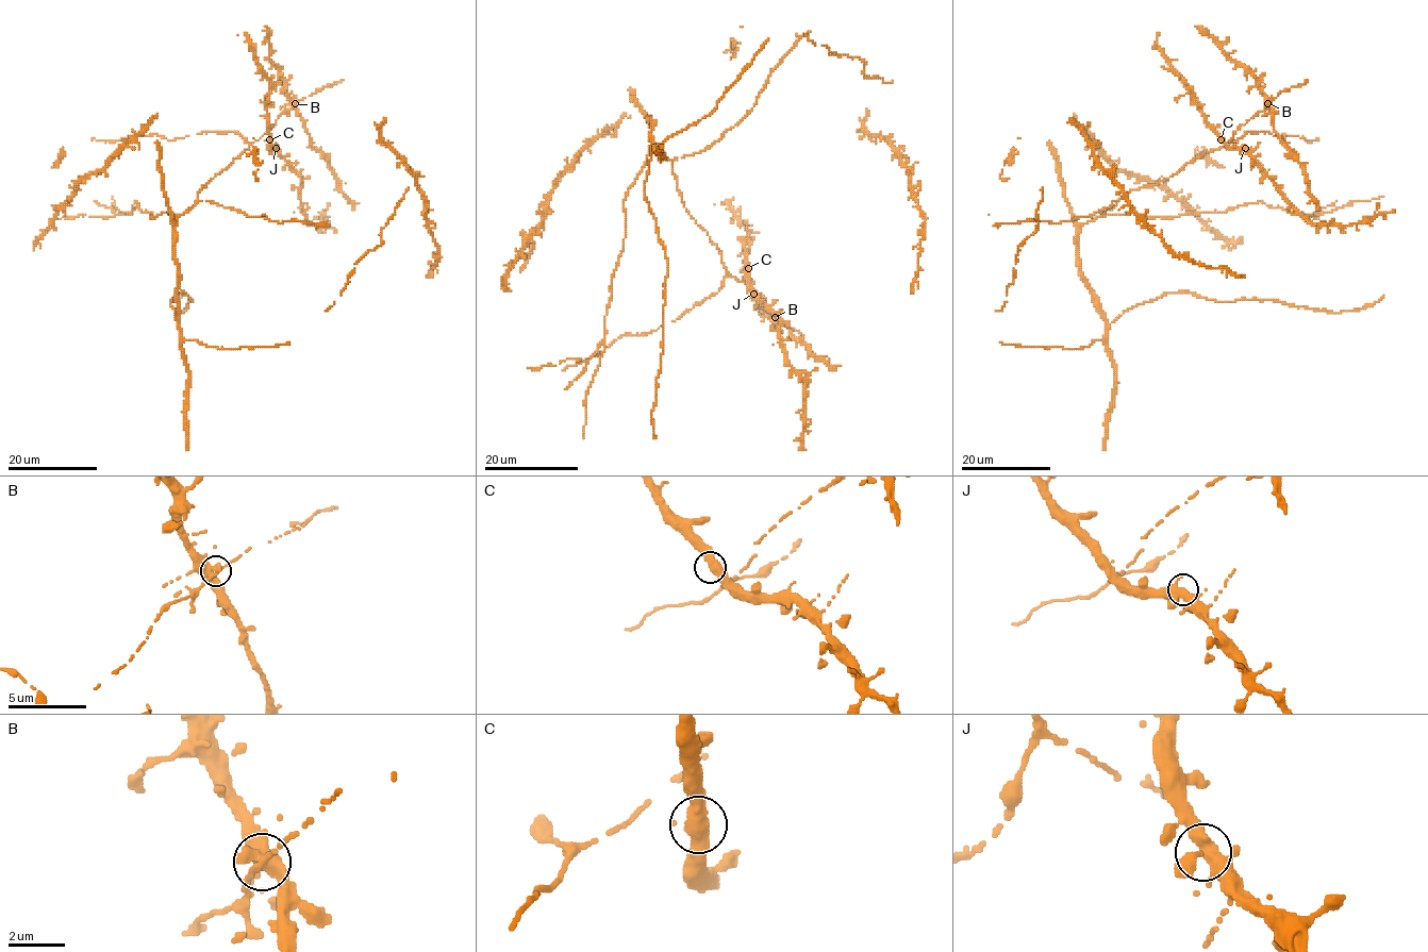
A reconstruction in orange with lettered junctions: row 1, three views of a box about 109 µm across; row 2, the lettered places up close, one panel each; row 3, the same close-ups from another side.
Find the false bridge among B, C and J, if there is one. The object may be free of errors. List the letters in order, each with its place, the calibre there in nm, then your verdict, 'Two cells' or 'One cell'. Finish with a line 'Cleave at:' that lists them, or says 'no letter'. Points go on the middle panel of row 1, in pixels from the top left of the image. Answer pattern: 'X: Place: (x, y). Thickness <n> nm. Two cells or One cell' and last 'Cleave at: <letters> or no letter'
B: Place: (775, 317). Thickness 340 nm. One cell
C: Place: (748, 268). Thickness 400 nm. One cell
J: Place: (753, 294). Thickness 360 nm. One cell
Cleave at: no letter

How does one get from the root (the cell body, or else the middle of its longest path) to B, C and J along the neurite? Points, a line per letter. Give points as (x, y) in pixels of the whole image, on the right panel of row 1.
B: (1088, 346), (1105, 336), (1106, 317), (1080, 271), (1077, 227), (1131, 190), (1156, 185), (1223, 148), (1267, 104)
C: (1088, 346), (1105, 336), (1106, 317), (1080, 271), (1077, 227), (1231, 137), (1221, 139)
J: (1088, 346), (1105, 336), (1106, 317), (1080, 271), (1077, 227), (1225, 139), (1245, 148)

